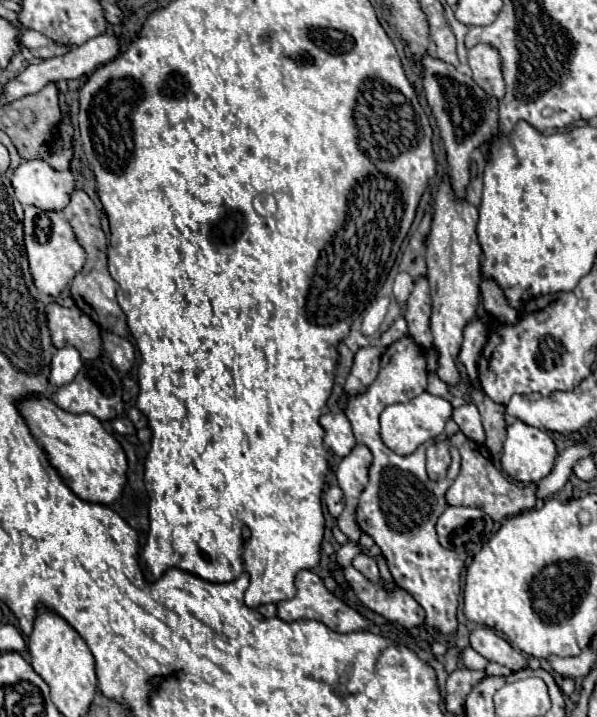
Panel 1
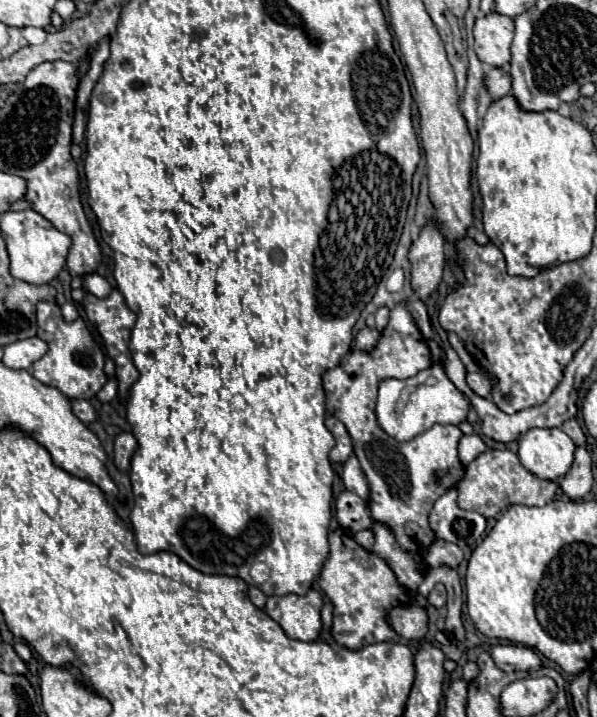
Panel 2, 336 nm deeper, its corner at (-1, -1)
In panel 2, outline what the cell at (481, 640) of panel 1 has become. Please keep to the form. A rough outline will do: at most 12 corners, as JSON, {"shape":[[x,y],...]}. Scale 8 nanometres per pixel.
{"shape":[[491,645],[495,665],[505,671],[541,667],[537,653],[525,645]]}

